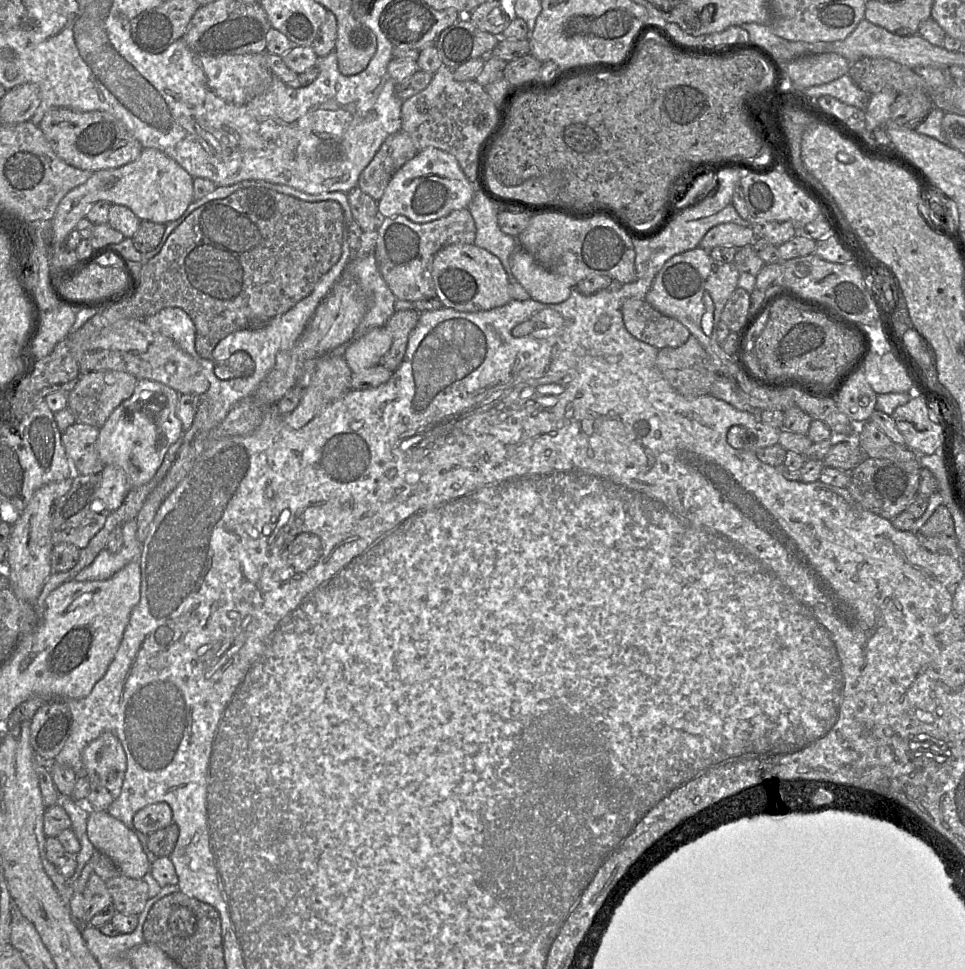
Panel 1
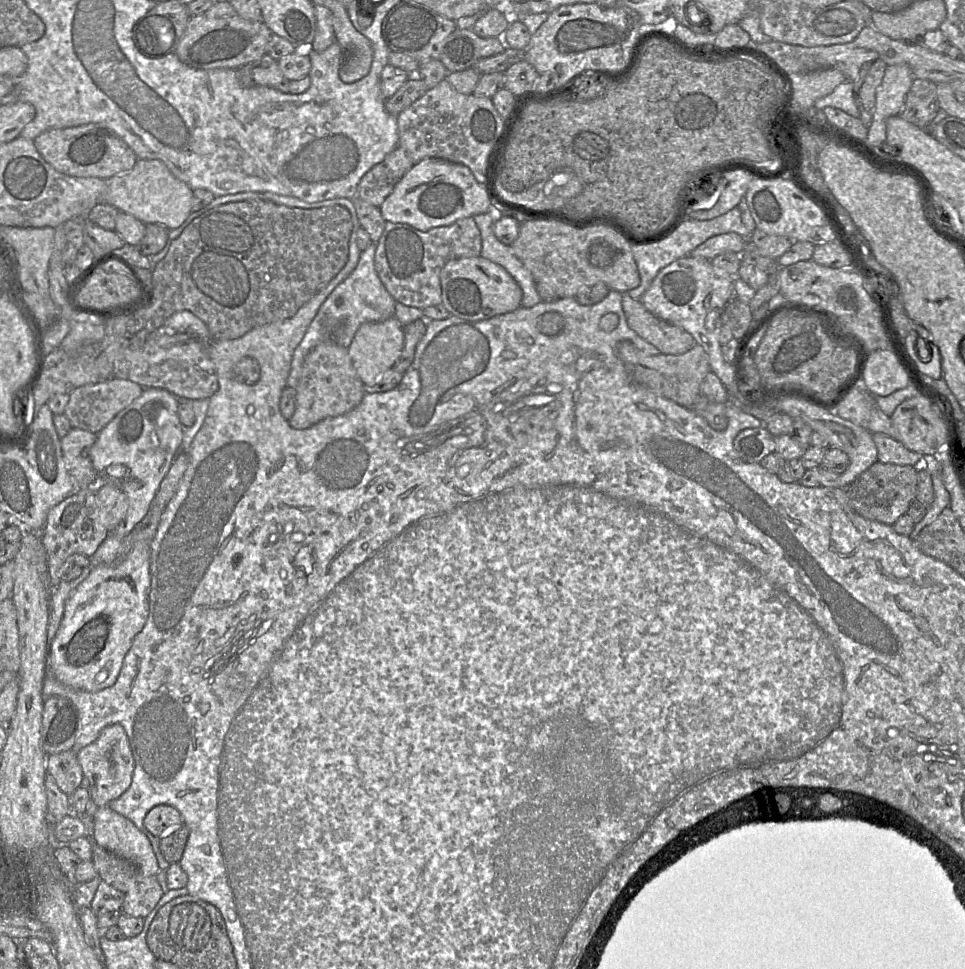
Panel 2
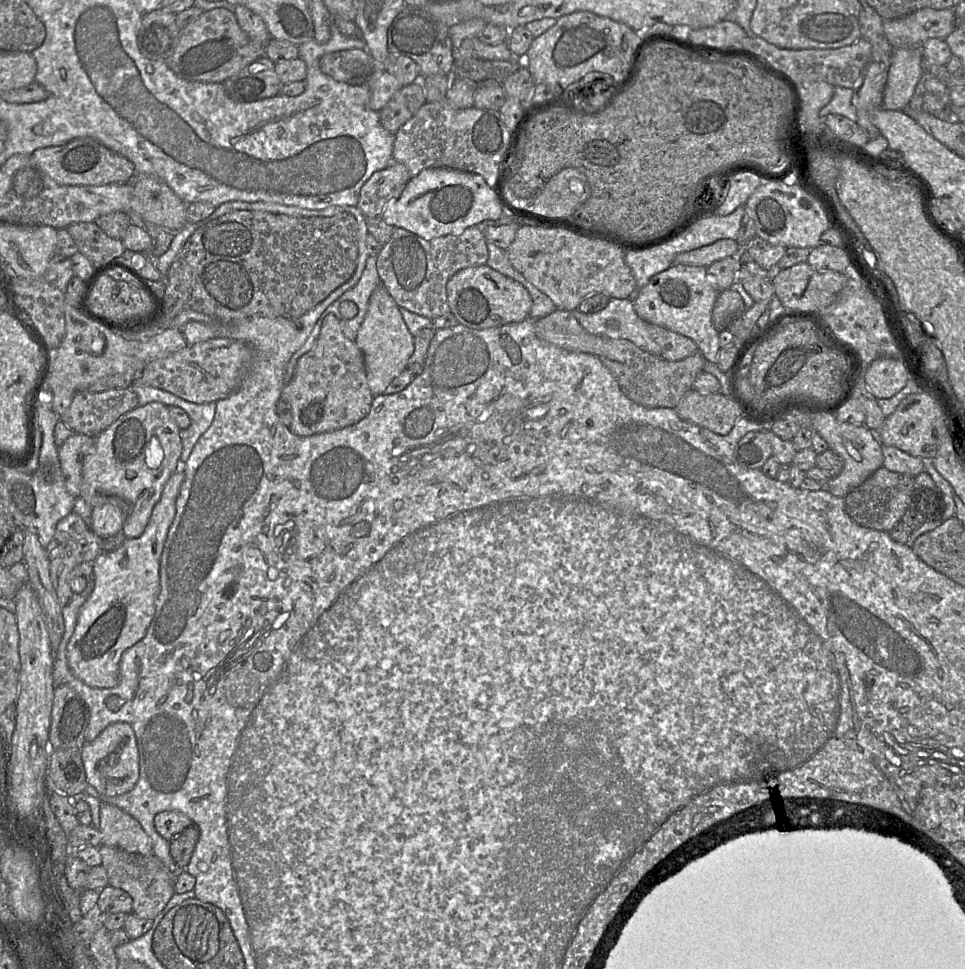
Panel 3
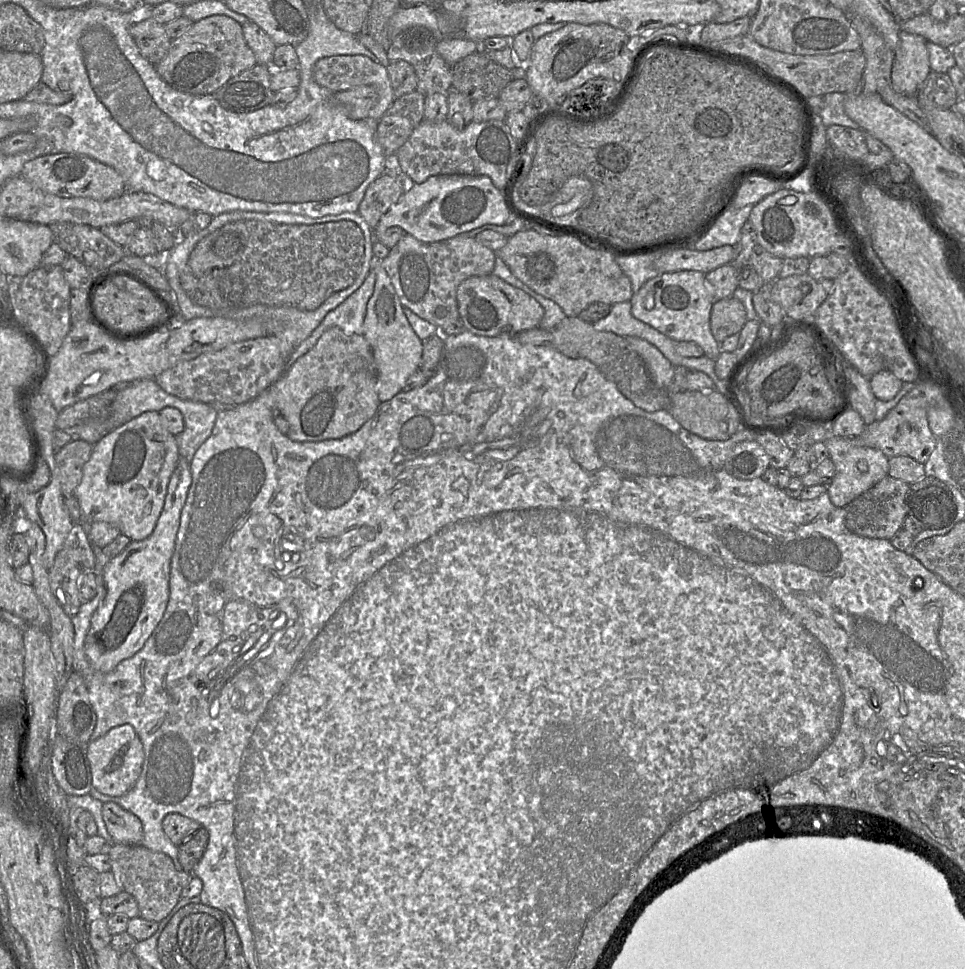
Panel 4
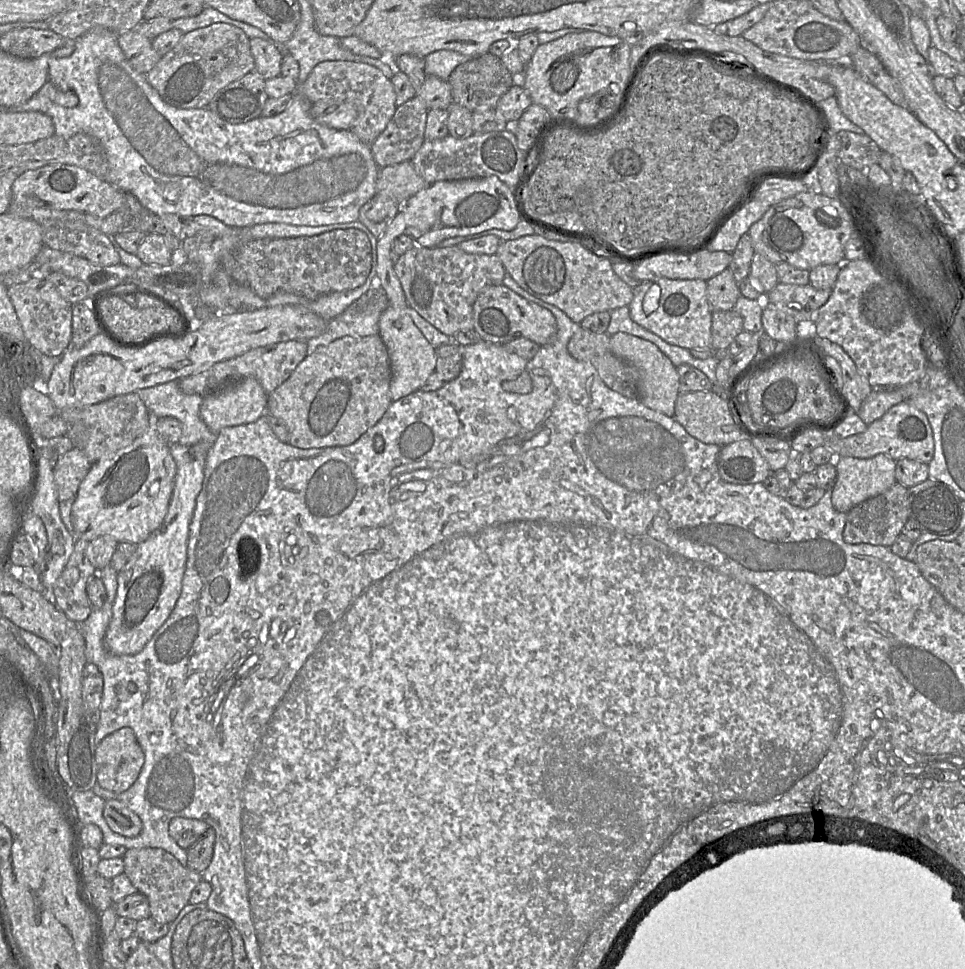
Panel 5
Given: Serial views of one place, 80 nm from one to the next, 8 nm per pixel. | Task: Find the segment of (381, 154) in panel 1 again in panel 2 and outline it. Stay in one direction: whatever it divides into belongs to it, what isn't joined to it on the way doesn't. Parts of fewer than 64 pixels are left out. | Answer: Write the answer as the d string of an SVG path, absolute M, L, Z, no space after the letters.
M397 146L383 161L365 173L358 185L357 196L380 208L413 165L414 162L407 152Z

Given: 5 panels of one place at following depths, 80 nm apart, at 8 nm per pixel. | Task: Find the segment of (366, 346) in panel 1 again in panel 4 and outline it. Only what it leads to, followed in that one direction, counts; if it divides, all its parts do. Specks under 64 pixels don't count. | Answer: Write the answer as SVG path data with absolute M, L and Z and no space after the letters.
M372 257L371 266L376 273L373 294L367 303L363 321L363 336L369 343L377 369L376 391L381 402L388 401L402 392L408 378L415 373L422 361L423 340L412 329L404 314L404 307L382 265L382 259Z

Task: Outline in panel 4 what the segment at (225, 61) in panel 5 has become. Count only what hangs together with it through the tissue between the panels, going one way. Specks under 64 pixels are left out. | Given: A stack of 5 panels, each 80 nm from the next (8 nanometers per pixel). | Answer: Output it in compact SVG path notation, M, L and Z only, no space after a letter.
M213 15L193 22L190 28L172 41L167 55L155 66L160 78L172 88L195 96L213 95L231 78L257 63L256 57L243 37L242 27L226 15Z

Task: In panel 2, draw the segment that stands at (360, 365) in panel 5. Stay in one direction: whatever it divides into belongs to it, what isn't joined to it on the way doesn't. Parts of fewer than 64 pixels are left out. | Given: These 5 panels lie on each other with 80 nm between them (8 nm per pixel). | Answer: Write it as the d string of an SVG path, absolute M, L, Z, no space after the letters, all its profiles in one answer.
M330 316L322 320L323 339L305 357L296 390L293 416L288 420L294 429L306 429L330 417L341 416L356 408L366 394L364 383L357 374L348 348L334 340L338 321Z

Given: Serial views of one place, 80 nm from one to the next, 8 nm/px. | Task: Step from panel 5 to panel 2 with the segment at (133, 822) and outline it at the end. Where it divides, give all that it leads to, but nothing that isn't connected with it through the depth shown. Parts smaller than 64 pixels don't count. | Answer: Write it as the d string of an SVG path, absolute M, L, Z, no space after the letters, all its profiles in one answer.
M108 806L99 807L92 820L91 840L95 844L136 864L144 876L158 874L152 844L132 821Z

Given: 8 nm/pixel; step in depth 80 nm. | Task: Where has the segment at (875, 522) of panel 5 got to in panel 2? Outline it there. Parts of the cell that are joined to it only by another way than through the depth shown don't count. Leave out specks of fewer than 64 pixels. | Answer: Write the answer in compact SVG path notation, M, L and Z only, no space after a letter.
M876 461L867 470L865 470L863 473L861 473L849 486L847 486L846 488L840 488L840 489L846 490L846 494L847 494L847 498L848 498L850 507L858 515L860 515L861 517L868 519L868 520L873 520L873 521L880 522L880 523L887 524L887 525L893 525L898 520L899 517L906 514L910 504L913 502L913 500L915 500L917 483L918 483L918 472L913 466L888 464L888 463L881 463L879 461Z

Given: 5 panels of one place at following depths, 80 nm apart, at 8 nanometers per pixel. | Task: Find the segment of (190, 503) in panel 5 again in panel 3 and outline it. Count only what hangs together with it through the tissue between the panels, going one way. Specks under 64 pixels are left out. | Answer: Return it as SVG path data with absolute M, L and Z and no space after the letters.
M180 467L172 473L140 537L127 539L116 550L101 552L92 563L93 588L79 610L75 630L66 645L69 668L90 687L111 688L118 684L123 653L145 637L153 620L160 592L161 554L184 478Z

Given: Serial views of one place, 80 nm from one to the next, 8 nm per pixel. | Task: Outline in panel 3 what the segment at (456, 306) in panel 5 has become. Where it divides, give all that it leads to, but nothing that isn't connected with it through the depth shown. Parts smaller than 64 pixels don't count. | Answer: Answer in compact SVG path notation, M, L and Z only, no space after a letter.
M476 226L466 228L460 234L449 234L425 240L420 236L396 227L390 240L377 256L377 271L399 307L434 319L451 312L446 285L458 271L487 264L489 251L487 240Z

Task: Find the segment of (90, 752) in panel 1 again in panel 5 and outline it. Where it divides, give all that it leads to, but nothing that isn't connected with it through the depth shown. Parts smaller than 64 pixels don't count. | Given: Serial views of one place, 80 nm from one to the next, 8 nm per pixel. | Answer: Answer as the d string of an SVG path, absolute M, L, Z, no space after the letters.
M130 727L116 730L96 746L97 784L115 793L126 791L137 780L144 759L134 731Z

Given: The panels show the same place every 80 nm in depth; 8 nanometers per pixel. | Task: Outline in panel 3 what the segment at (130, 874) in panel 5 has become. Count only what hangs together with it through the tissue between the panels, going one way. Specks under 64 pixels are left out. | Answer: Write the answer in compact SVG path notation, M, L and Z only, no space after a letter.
M101 845L101 866L107 872L109 885L128 893L132 899L132 913L139 918L155 919L175 894L175 873L172 873L154 854L130 853L118 847Z

